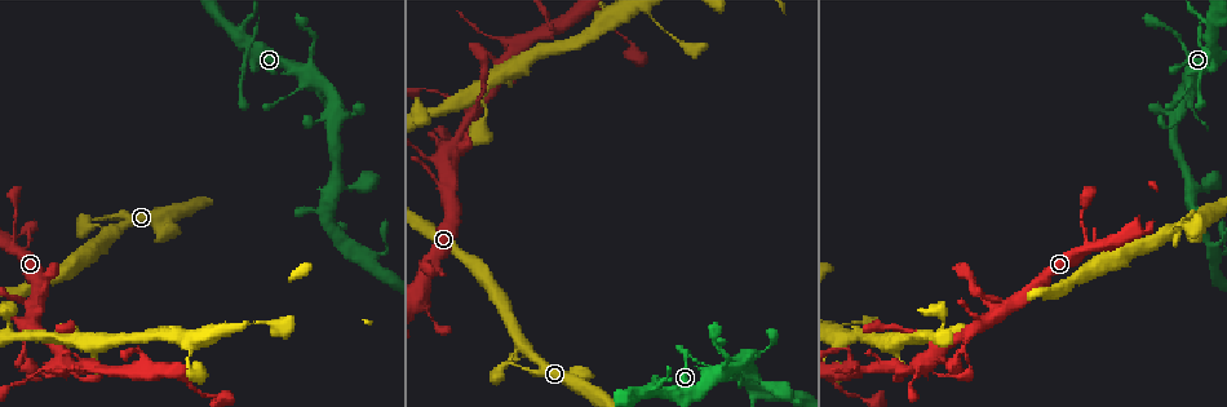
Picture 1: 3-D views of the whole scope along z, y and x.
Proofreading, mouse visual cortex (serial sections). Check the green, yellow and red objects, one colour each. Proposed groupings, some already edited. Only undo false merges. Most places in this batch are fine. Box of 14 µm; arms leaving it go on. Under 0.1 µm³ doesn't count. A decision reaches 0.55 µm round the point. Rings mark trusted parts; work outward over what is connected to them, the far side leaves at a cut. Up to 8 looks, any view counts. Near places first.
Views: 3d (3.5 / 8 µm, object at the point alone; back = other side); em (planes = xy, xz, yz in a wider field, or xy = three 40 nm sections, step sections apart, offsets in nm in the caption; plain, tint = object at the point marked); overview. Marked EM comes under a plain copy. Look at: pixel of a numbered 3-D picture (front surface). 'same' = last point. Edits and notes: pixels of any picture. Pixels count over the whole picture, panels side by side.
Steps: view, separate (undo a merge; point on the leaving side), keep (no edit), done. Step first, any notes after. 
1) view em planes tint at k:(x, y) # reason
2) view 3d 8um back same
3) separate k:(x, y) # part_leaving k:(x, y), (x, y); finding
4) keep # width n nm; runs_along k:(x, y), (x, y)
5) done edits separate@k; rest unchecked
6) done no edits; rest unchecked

view 3d 3.5um at 1:(1214, 39) # arms part here

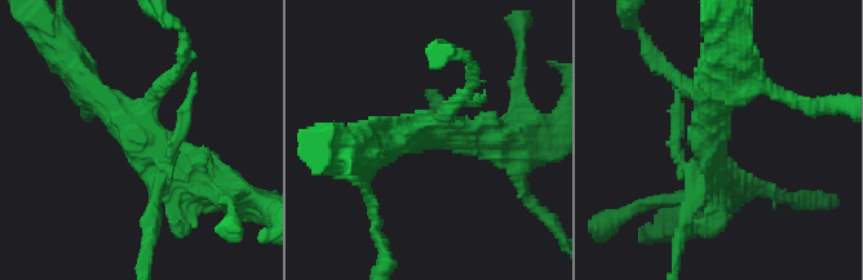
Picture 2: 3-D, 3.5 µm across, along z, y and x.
view em xy step 1 tint at 2:(708, 144)

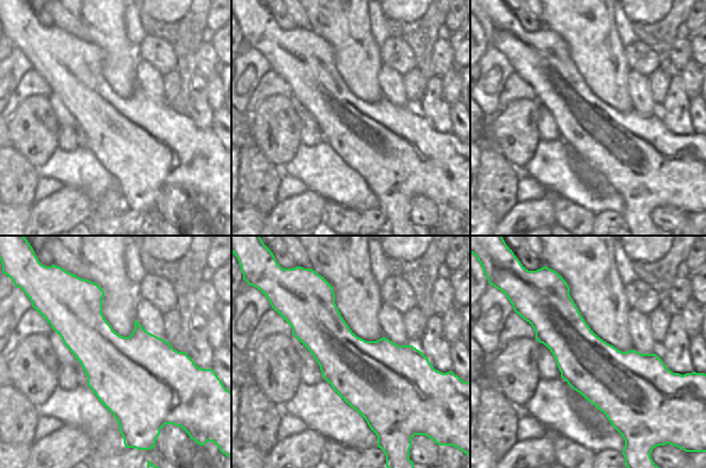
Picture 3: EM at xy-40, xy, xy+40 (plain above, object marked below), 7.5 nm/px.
keep # continuous, no second cell

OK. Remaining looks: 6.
view 3d 8um at 1:(1185, 68) # thick turns thin

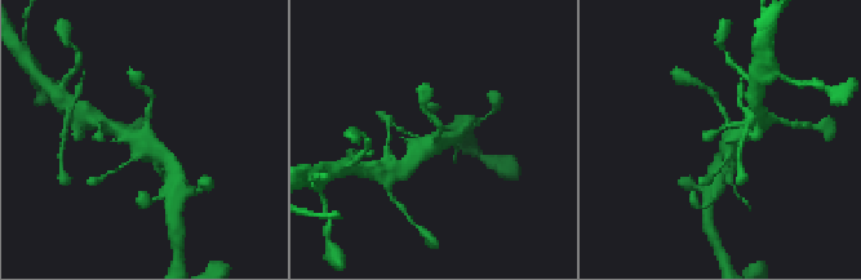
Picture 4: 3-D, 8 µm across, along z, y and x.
view 3d 3.5um at 4:(146, 132)

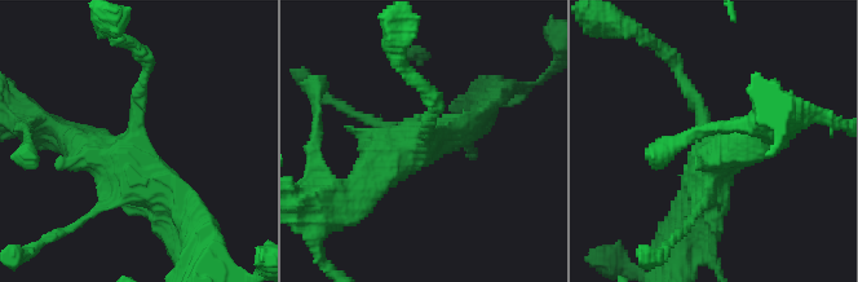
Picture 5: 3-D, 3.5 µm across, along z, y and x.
view em xy step 1 tint at 5:(424, 138)

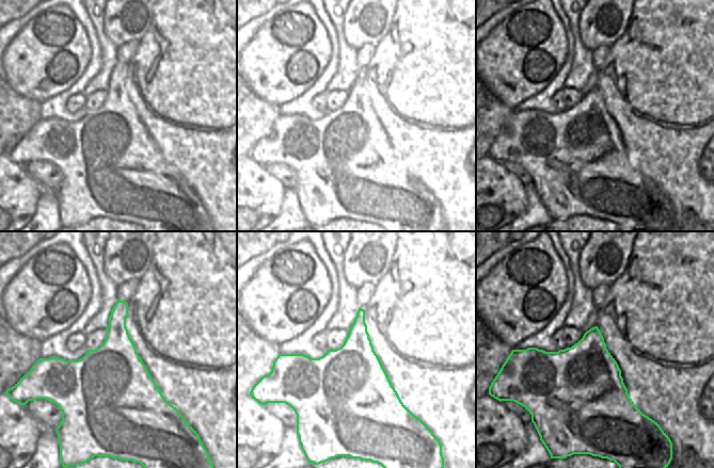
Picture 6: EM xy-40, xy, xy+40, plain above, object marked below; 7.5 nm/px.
keep # width 550 nm; runs_along 5:(62, 133), (166, 189), (185, 214); all the same cell

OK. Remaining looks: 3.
view 3d 3.5um at 1:(111, 235) # a narrow waist

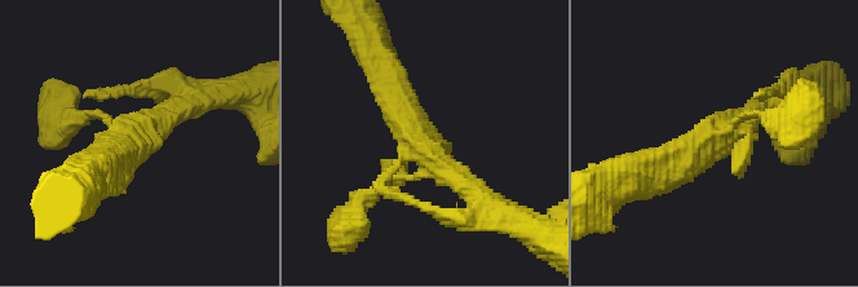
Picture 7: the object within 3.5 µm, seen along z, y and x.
view em xy step 1 tint at 7:(720, 140) # need the tissue

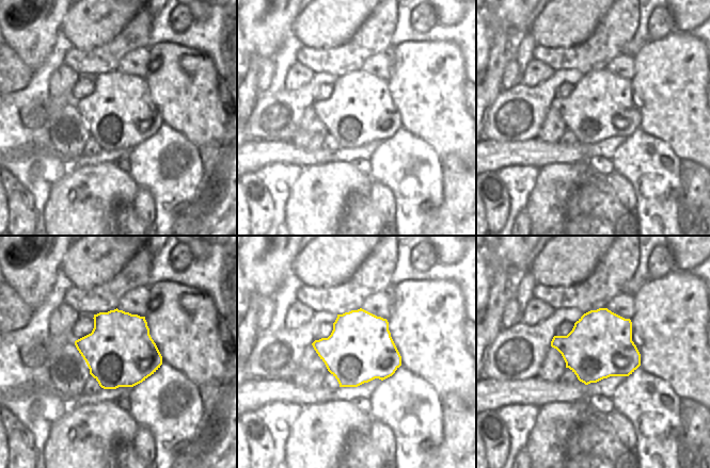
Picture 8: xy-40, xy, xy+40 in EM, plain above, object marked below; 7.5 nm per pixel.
keep # runs_along 7:(481, 201), (421, 148), (389, 80); all the same cell

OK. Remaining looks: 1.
done no edits; rest unchecked

